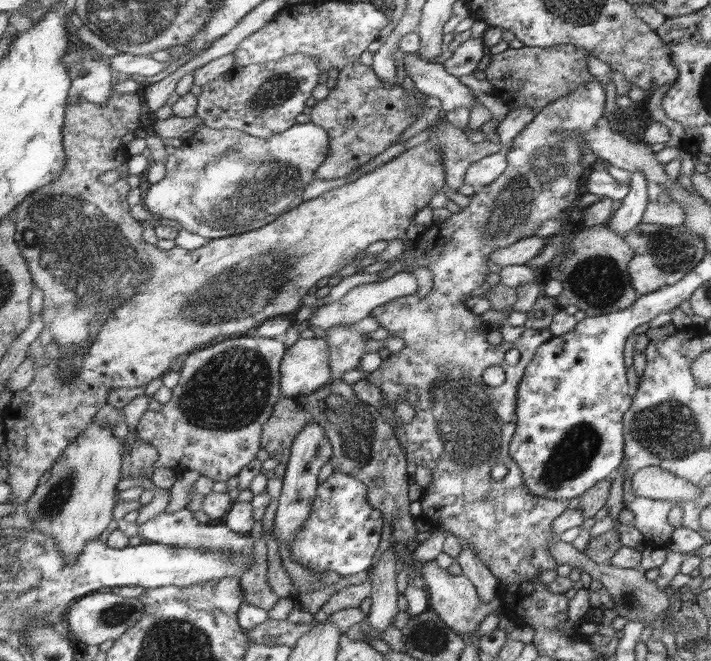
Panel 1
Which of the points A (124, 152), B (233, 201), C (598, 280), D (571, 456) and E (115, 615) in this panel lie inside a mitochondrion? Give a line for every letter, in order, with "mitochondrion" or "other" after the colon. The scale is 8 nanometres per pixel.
A: other
B: mitochondrion
C: mitochondrion
D: mitochondrion
E: mitochondrion

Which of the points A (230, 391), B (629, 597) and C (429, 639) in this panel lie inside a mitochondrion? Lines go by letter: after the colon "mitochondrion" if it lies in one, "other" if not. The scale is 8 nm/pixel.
A: mitochondrion
B: mitochondrion
C: mitochondrion

